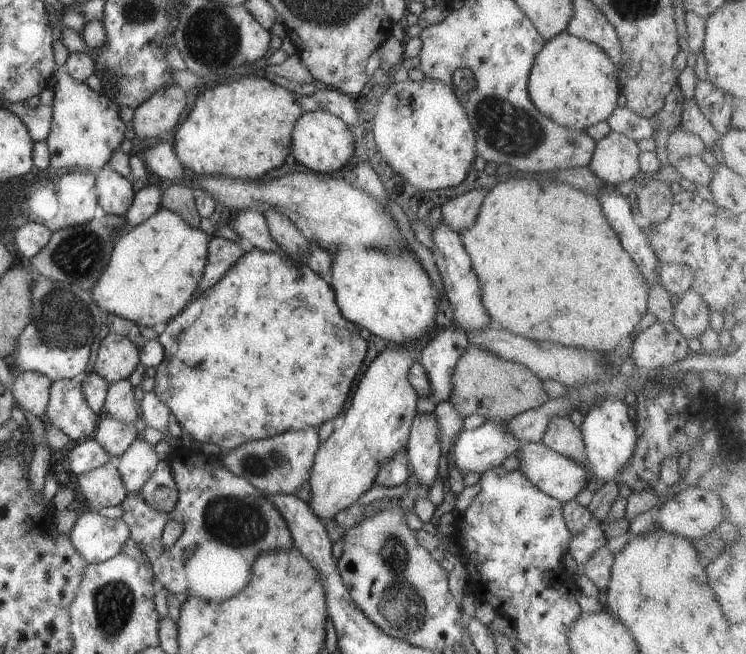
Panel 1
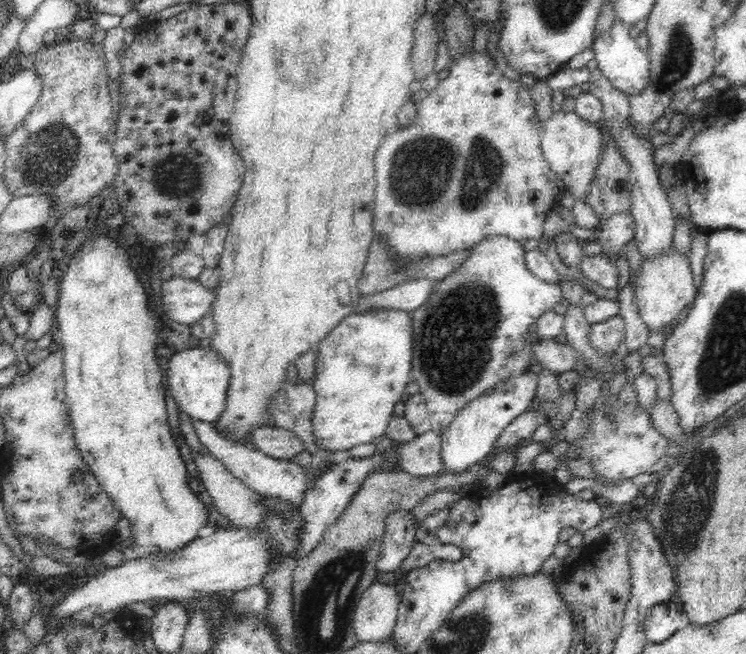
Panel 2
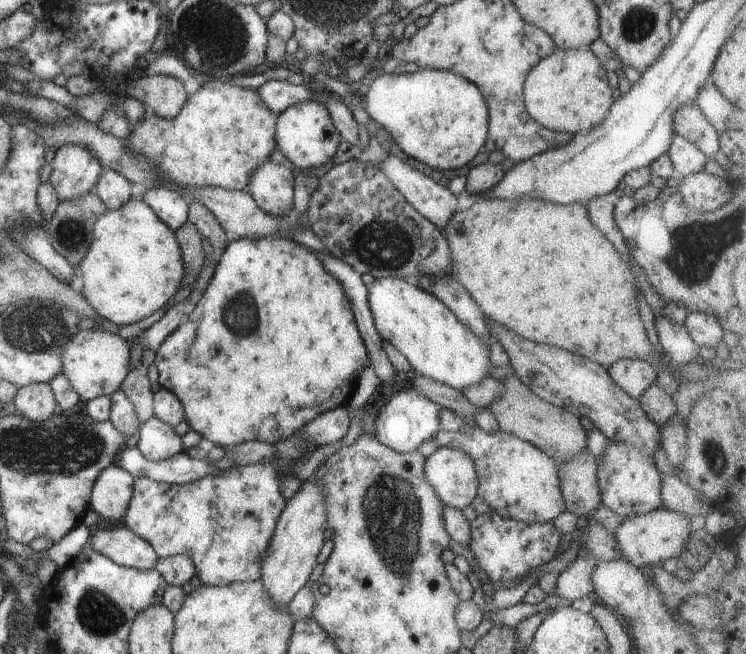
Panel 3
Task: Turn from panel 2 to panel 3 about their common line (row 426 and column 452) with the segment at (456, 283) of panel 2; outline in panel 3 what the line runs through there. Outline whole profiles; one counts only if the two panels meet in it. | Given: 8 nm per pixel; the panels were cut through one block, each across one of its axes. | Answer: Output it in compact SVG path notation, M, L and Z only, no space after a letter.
M471 427L469 435L441 431L434 440L439 447L458 447L475 462L479 480L478 495L503 517L512 517L526 524L553 522L566 511L559 486L558 466L555 461L528 441L502 430L486 433Z

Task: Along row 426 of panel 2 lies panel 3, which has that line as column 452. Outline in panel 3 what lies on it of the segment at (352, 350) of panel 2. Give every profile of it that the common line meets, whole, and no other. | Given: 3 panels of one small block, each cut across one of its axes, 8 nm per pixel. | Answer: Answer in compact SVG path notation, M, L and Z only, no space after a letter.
M386 277L374 279L367 286L367 299L378 334L406 357L416 373L453 386L460 392L468 385L476 384L480 379L489 376L488 371L493 365L489 359L488 343L476 337L437 296L416 284L410 284L406 279Z

